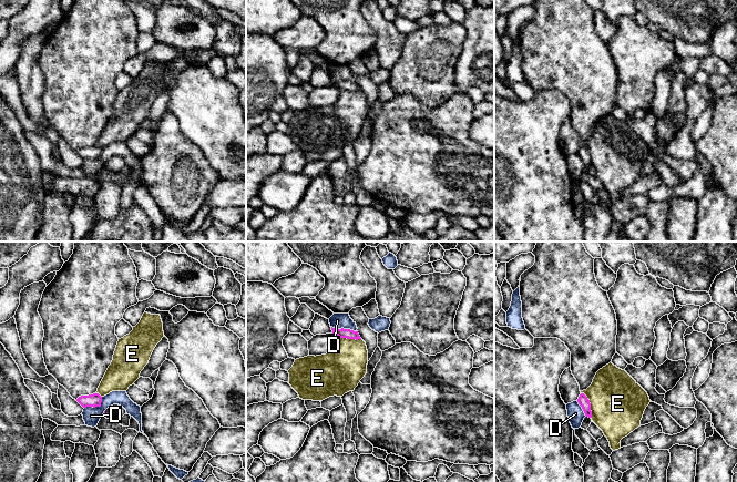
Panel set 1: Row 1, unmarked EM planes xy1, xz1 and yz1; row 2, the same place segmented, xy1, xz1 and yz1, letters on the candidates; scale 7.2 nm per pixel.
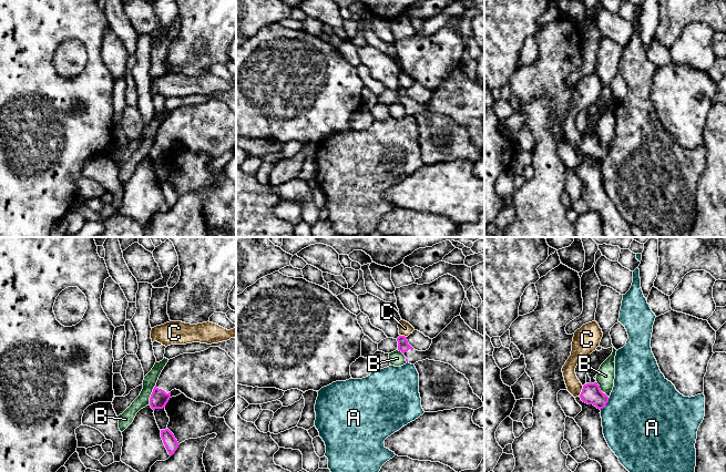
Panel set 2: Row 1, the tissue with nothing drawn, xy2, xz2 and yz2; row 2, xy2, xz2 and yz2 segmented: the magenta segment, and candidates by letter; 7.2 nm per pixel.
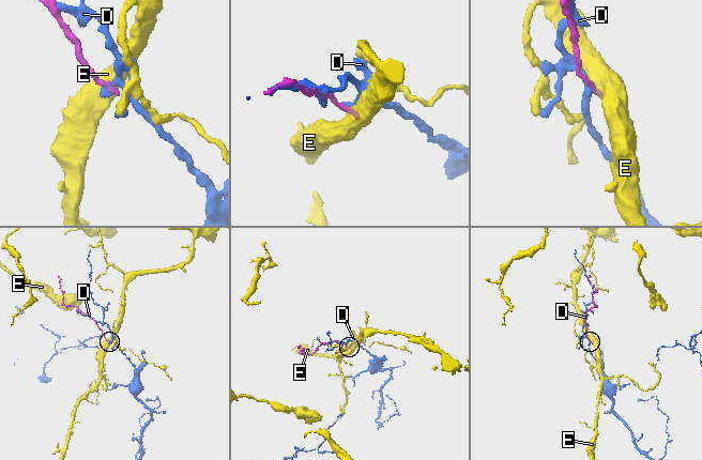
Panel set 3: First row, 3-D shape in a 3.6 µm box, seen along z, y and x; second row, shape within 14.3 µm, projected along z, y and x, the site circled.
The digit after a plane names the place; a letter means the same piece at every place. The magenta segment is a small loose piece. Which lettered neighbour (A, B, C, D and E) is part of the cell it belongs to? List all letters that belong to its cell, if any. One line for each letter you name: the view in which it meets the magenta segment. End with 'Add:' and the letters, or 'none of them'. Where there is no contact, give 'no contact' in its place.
Add: none of them

